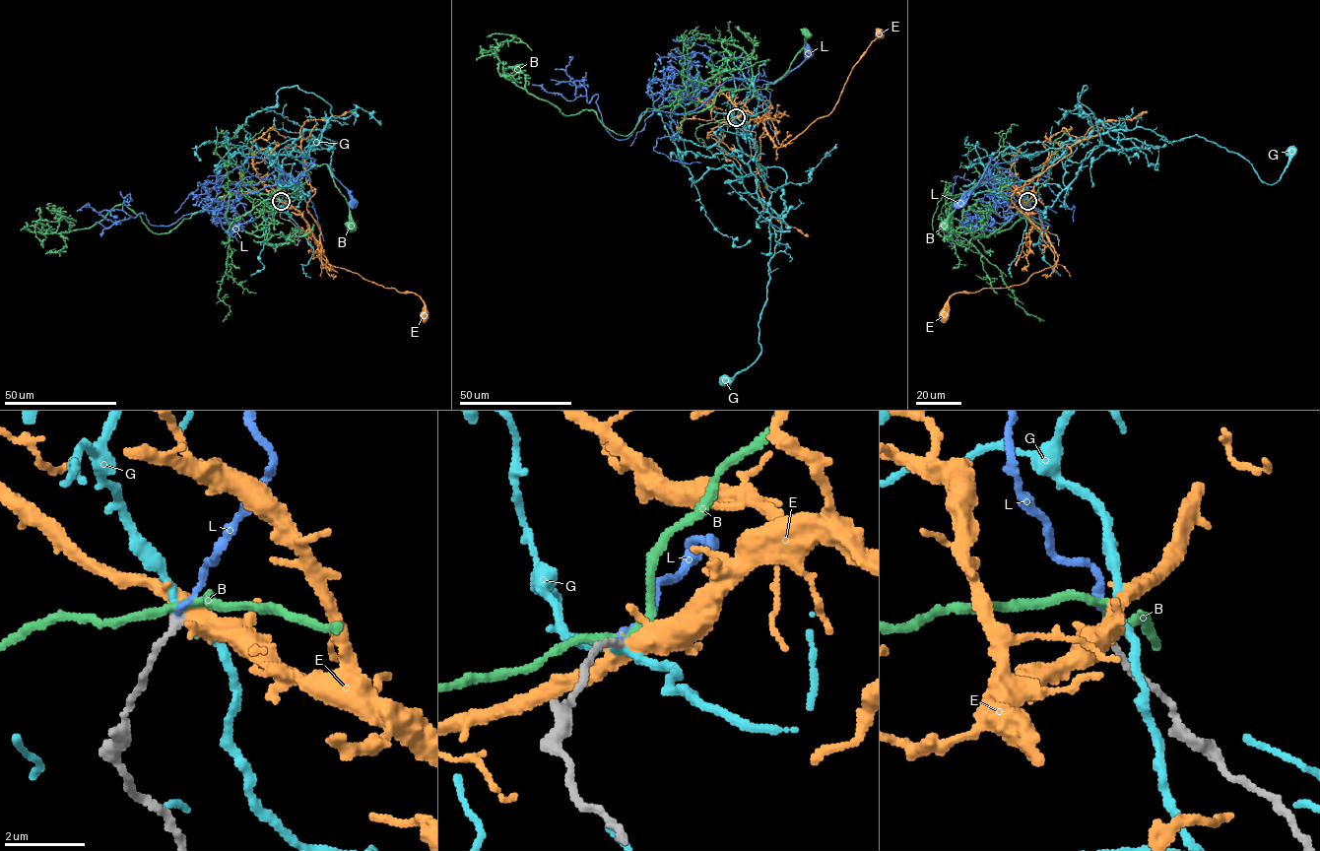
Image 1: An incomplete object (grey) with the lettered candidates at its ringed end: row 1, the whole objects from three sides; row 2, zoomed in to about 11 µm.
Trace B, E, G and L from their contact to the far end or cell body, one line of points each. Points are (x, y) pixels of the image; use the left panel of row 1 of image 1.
B: (280, 200), (293, 201), (299, 194), (297, 174), (314, 164), (325, 164), (348, 204), (350, 227)
E: (281, 201), (300, 213), (318, 252), (327, 262), (385, 288), (414, 293), (425, 304), (425, 314)
G: (280, 201), (286, 148), (304, 131), (326, 127), (315, 142), (311, 135), (302, 153), (303, 184), (268, 153)
L: (280, 201), (289, 176), (298, 183), (306, 170), (326, 163), (352, 202)

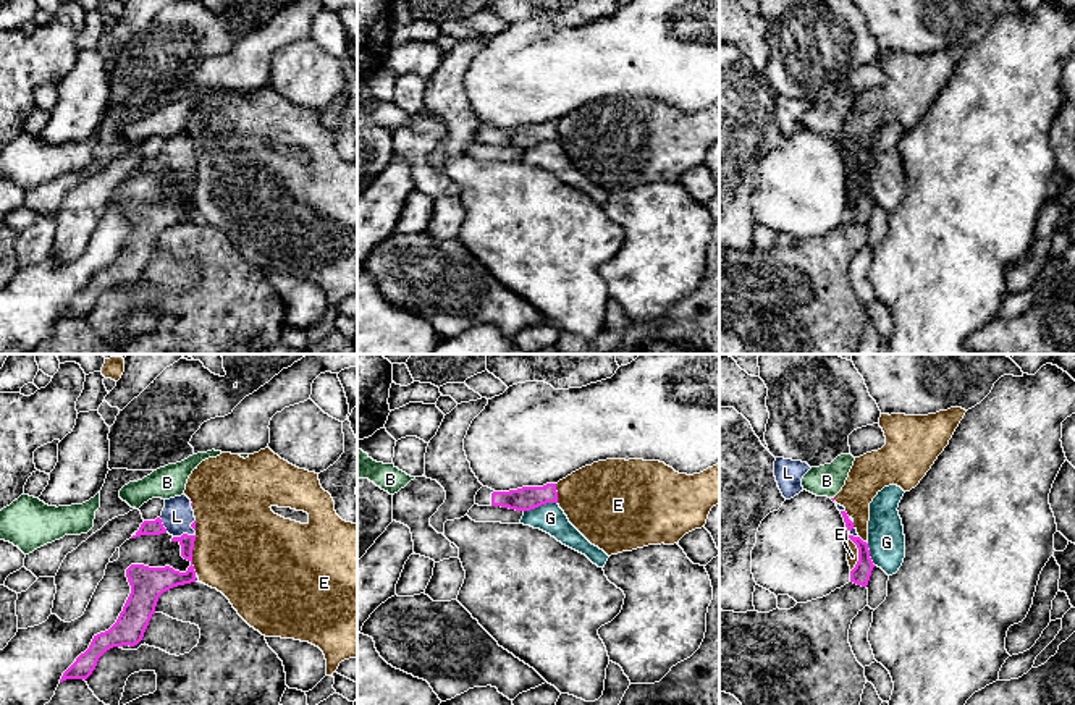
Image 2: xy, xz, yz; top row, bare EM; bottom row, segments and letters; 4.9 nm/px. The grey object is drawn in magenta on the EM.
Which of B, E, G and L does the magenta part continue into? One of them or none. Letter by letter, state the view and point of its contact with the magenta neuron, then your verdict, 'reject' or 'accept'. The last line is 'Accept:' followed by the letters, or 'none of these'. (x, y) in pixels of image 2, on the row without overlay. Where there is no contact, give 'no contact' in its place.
B: no contact | reject
E: xy (191, 193) | reject
G: xz (540, 143) | reject
L: xy (183, 172) | accept
Accept: L

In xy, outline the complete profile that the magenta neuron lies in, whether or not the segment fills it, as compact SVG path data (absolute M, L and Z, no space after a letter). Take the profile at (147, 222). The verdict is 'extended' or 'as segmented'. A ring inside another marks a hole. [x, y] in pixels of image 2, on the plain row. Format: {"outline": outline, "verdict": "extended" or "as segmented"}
{"outline": "M186 133L165 137L162 154L155 158L144 158L131 176L160 173L165 170L173 175L171 179L181 183L181 194L191 201L188 209L179 210L170 204L149 205L144 202L131 202L126 207L131 231L116 260L108 268L94 273L89 286L63 310L60 320L66 317L86 319L107 288L123 283L137 283L155 251L158 234L173 225L196 220L196 209L192 204L196 155L192 141Z", "verdict": "extended"}

